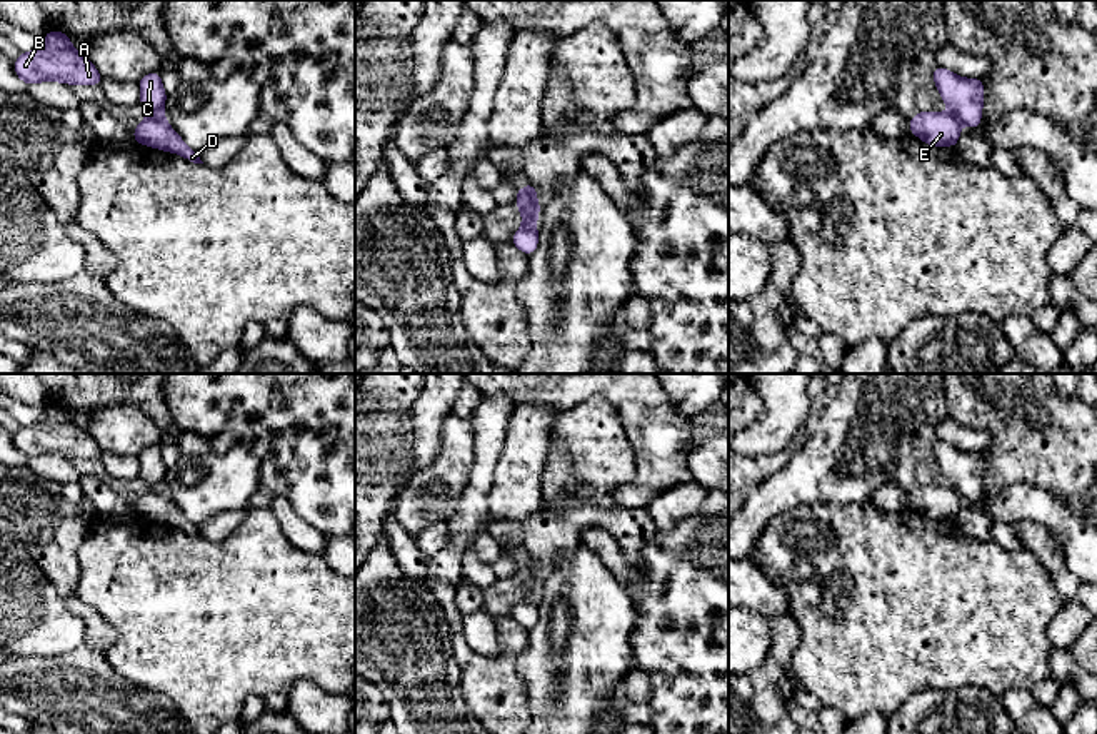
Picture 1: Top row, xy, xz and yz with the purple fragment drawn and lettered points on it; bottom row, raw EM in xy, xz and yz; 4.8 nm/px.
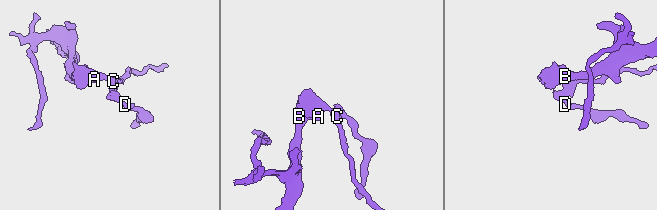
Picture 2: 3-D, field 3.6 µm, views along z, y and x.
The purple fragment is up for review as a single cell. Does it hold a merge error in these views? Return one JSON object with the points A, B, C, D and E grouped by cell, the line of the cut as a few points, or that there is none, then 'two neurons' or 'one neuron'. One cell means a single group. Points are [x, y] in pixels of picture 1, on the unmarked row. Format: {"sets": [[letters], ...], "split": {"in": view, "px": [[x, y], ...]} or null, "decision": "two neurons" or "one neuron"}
{"sets": [["A", "B", "C"], ["D", "E"]], "split": {"in": "xz", "px": [[535, 596], [522, 599]]}, "decision": "two neurons"}

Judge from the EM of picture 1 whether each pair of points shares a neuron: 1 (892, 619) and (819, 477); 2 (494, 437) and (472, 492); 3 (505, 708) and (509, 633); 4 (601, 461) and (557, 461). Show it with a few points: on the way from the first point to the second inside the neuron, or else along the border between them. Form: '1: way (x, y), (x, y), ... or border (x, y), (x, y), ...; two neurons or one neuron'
1: border (869, 499), (844, 504), (797, 504), (794, 507); two neurons
2: way (485, 451), (480, 479); one neuron
3: way (505, 689), (505, 659), (509, 651); one neuron
4: border (556, 424), (574, 471), (574, 491), (566, 499); two neurons

